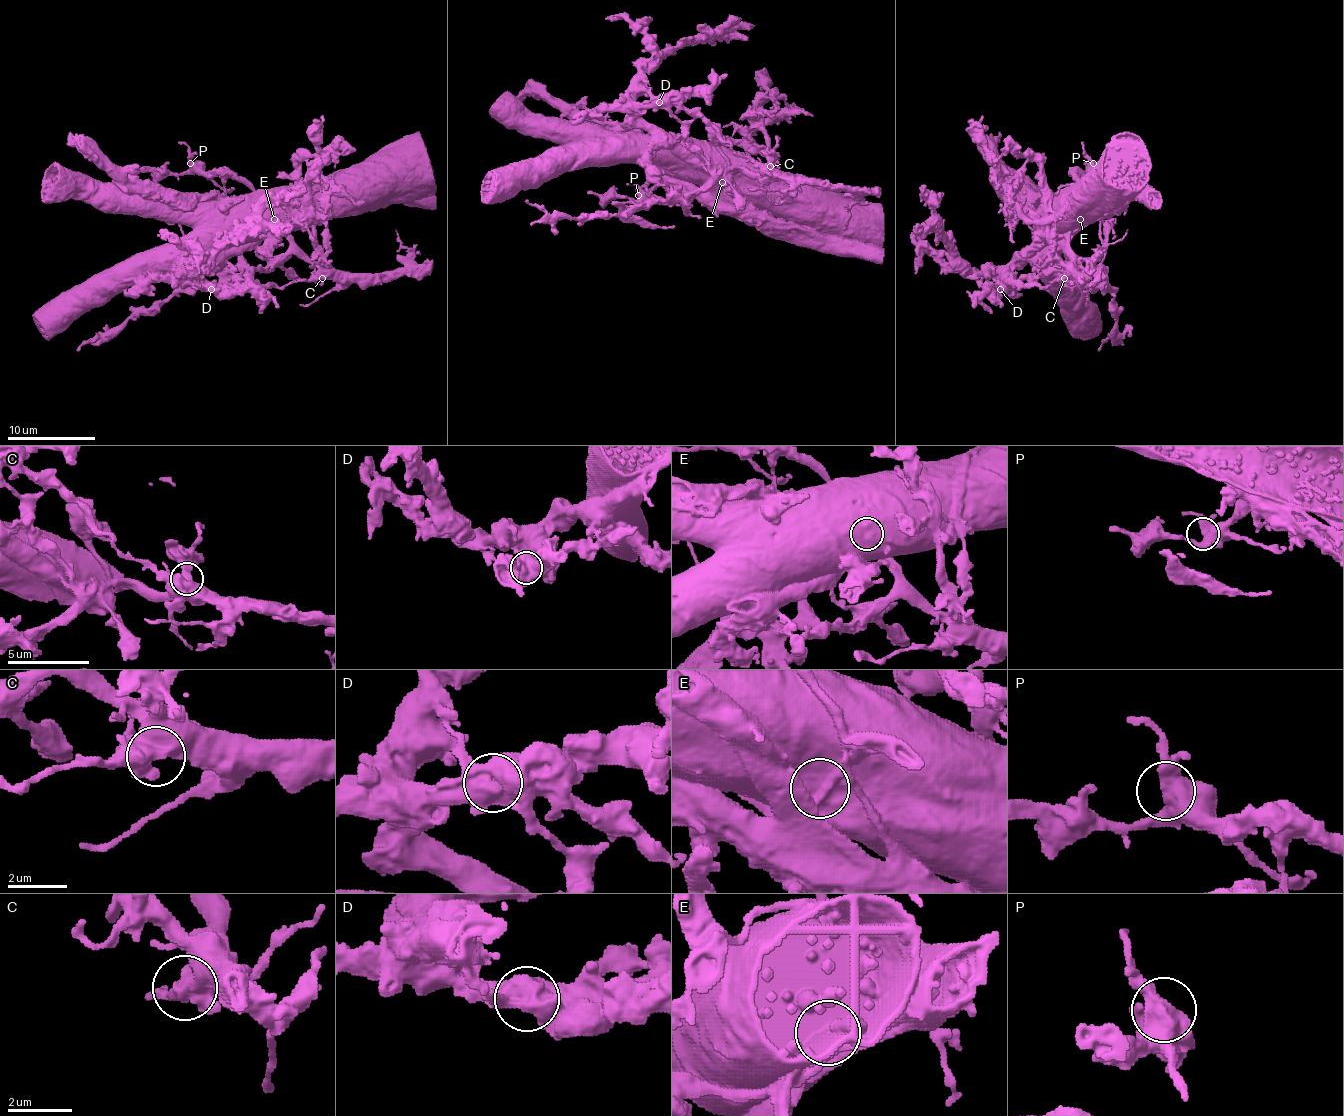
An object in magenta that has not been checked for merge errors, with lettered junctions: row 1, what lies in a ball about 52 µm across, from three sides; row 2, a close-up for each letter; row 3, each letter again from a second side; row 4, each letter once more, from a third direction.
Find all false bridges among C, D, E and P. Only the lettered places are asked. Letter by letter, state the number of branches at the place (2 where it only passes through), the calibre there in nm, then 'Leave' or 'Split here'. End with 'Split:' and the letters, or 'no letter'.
C: Branches: 4. Thickness 480 nm. Leave
D: Branches: 4. Thickness 700 nm. Split here
E: Branches: 2. Thickness 600 nm. Split here
P: Branches: 2. Thickness 550 nm. Leave
Split: D, E

